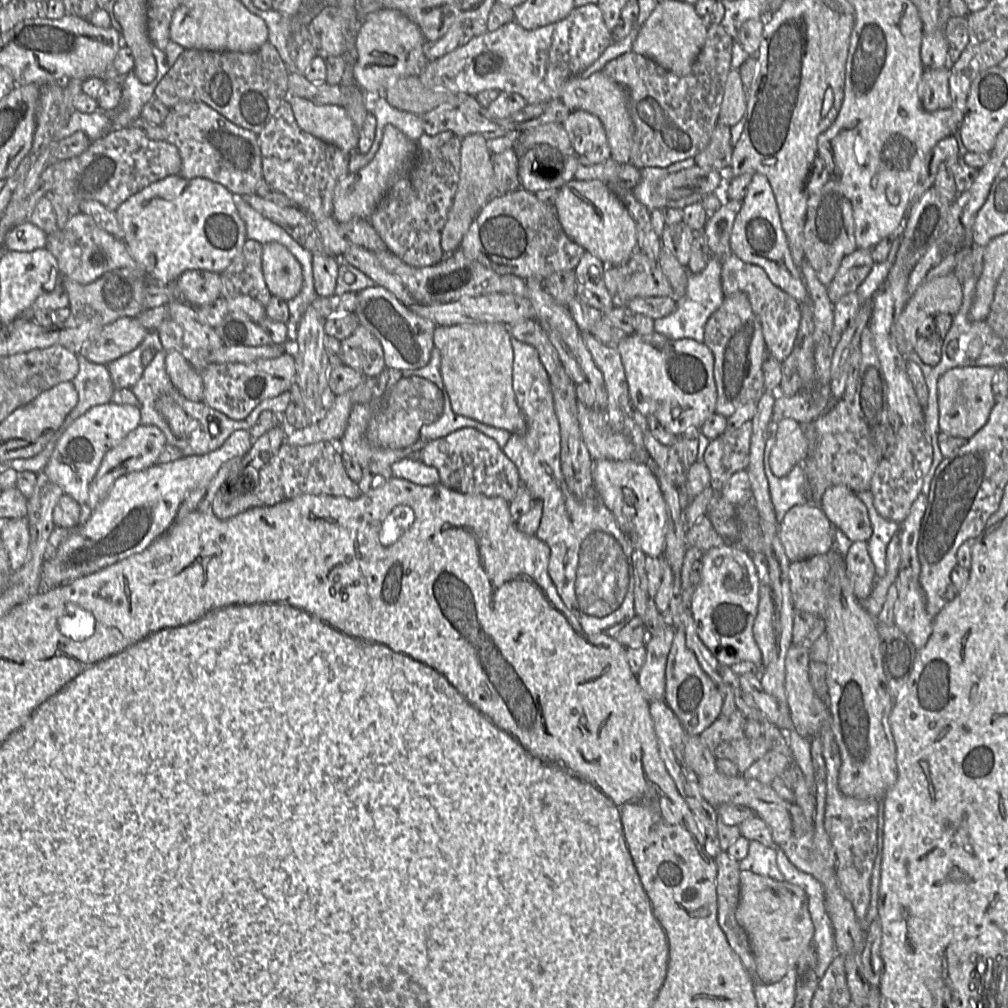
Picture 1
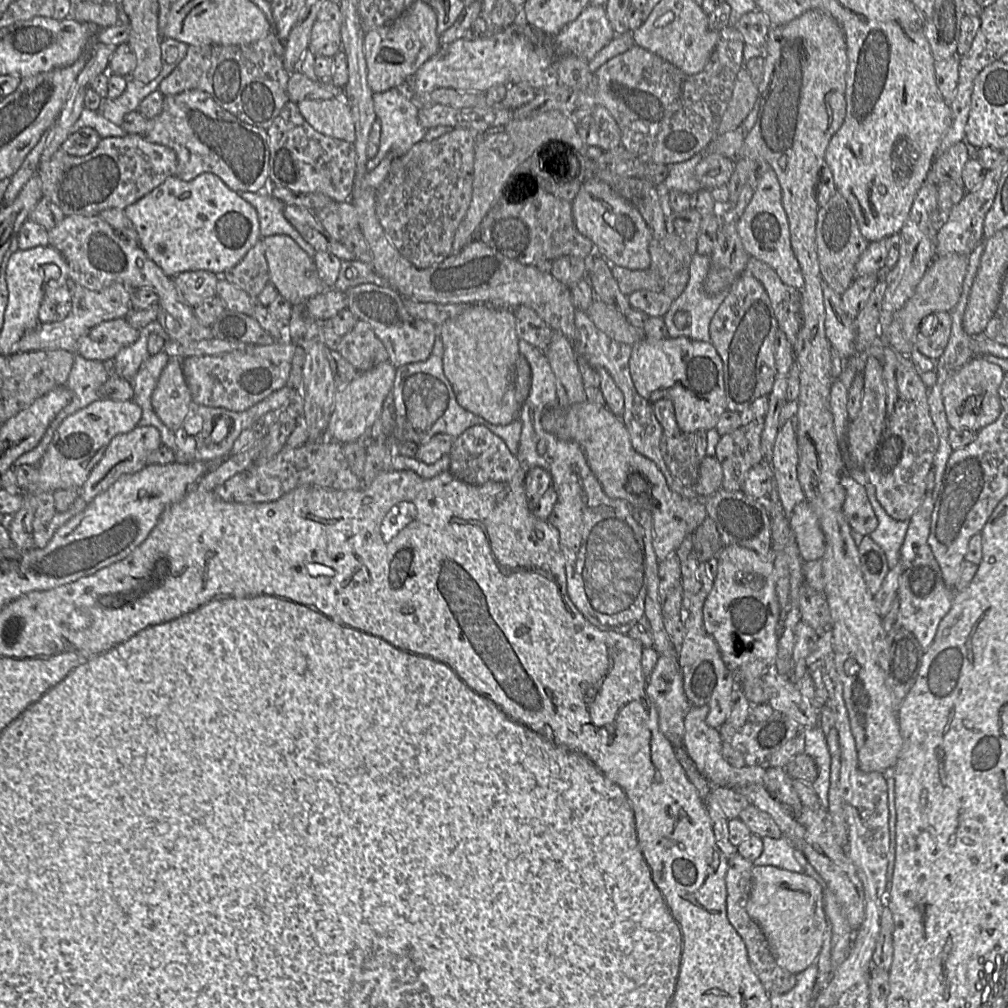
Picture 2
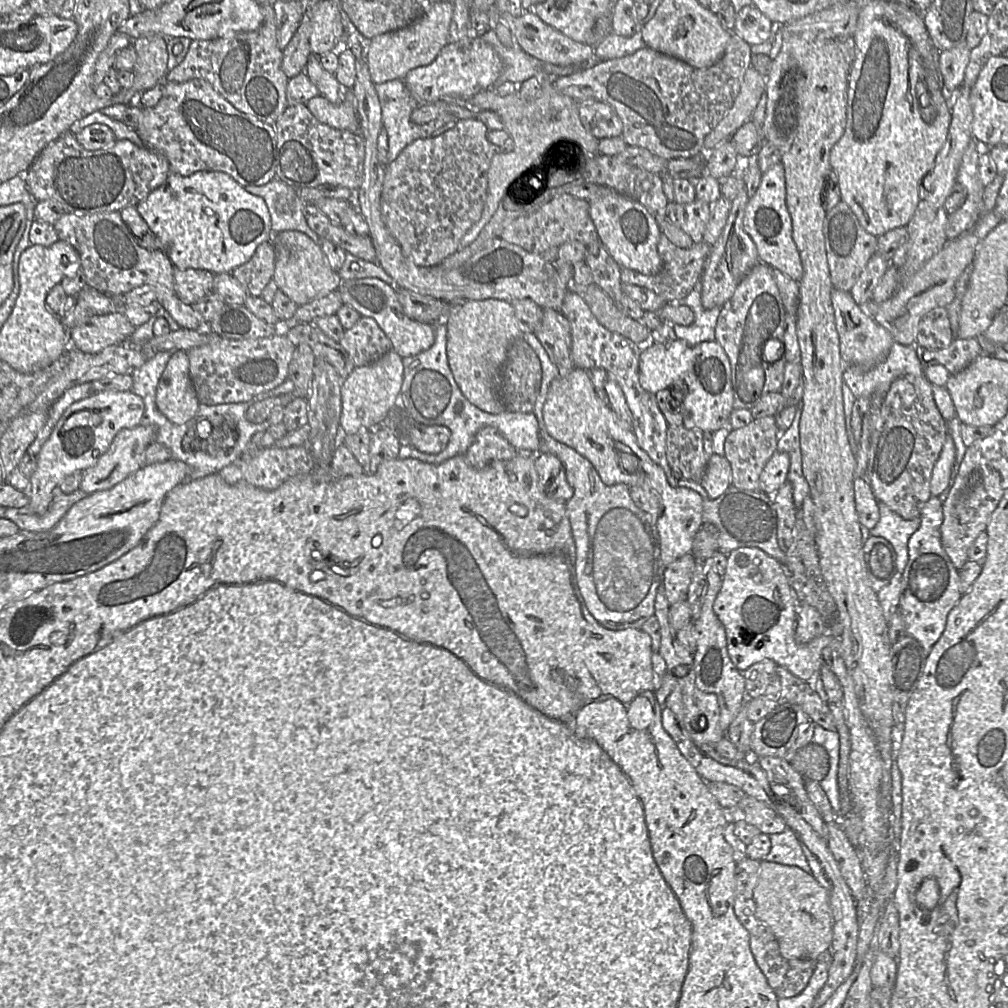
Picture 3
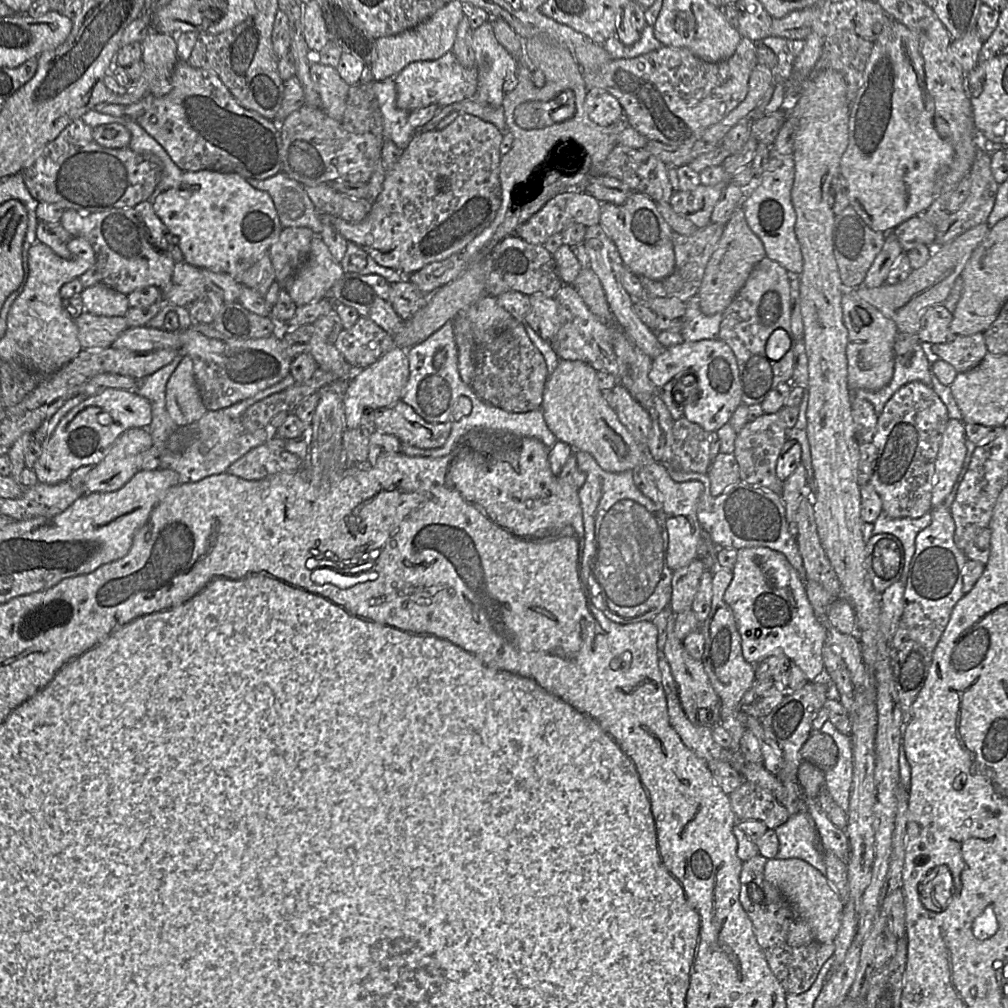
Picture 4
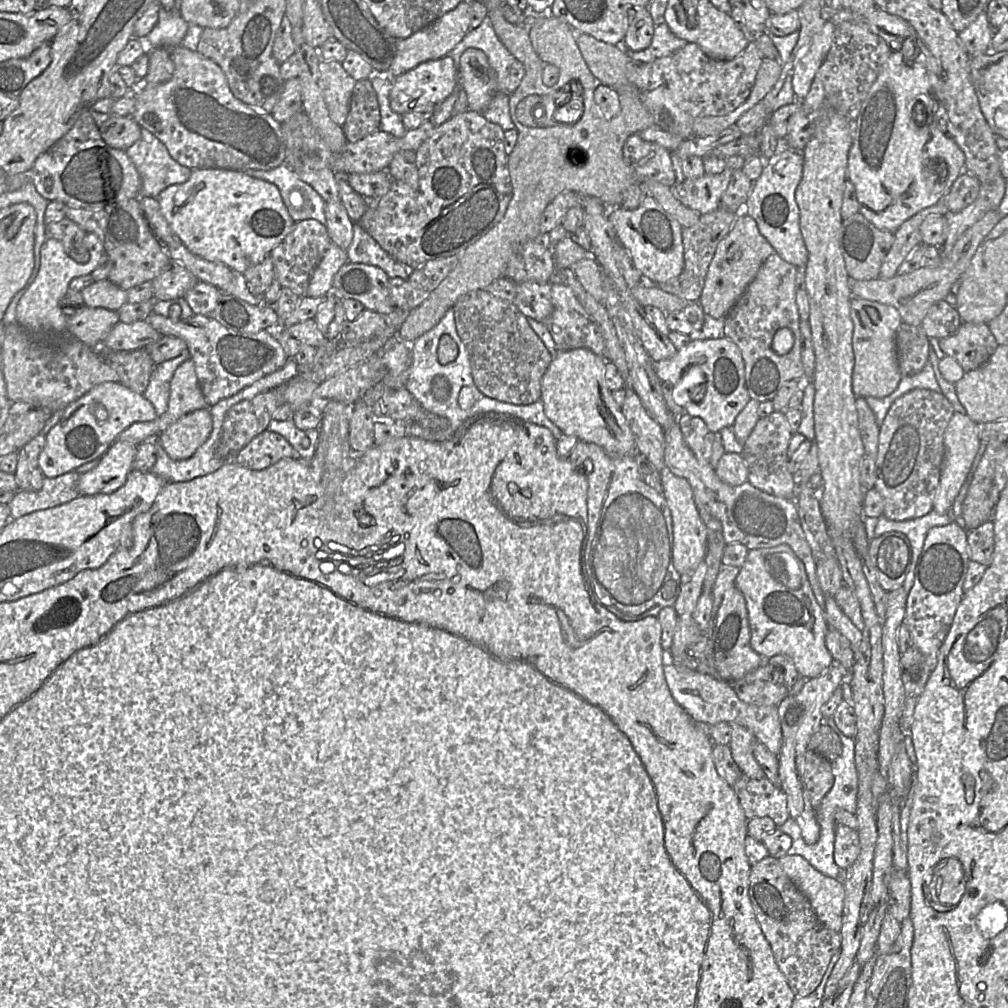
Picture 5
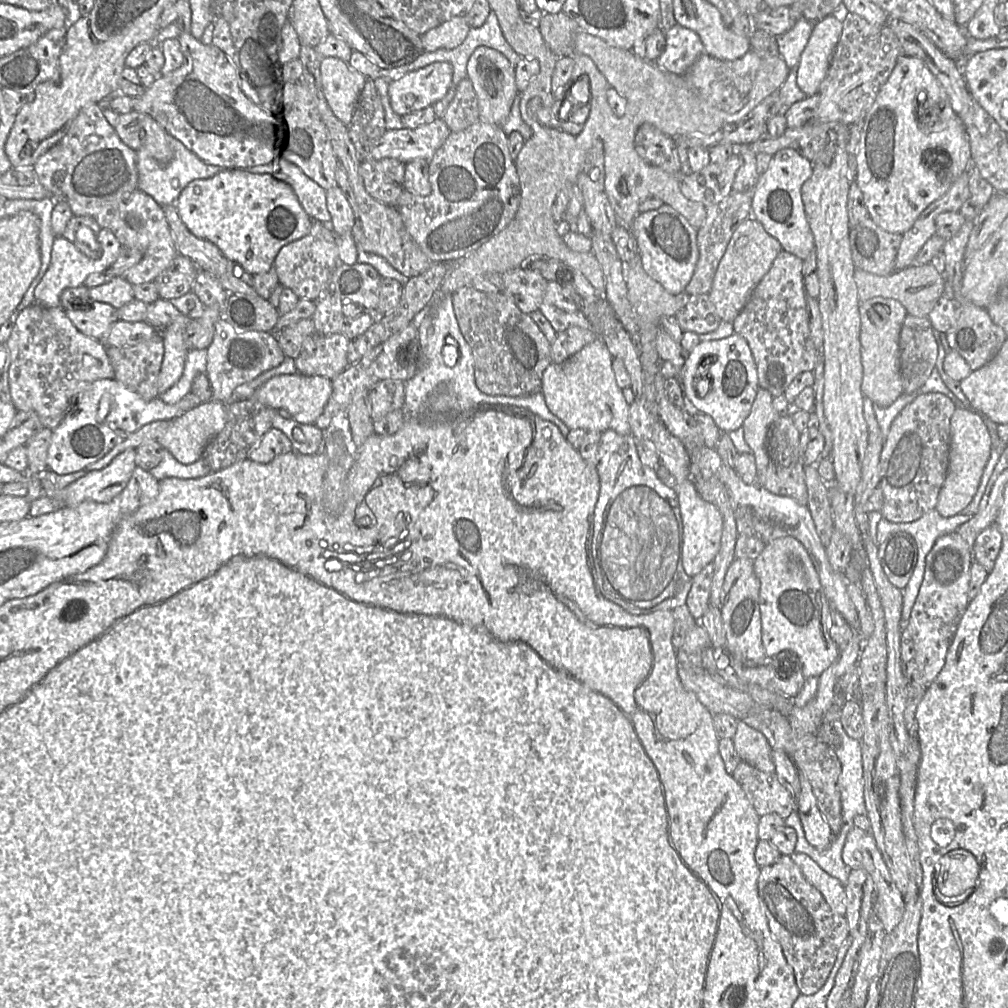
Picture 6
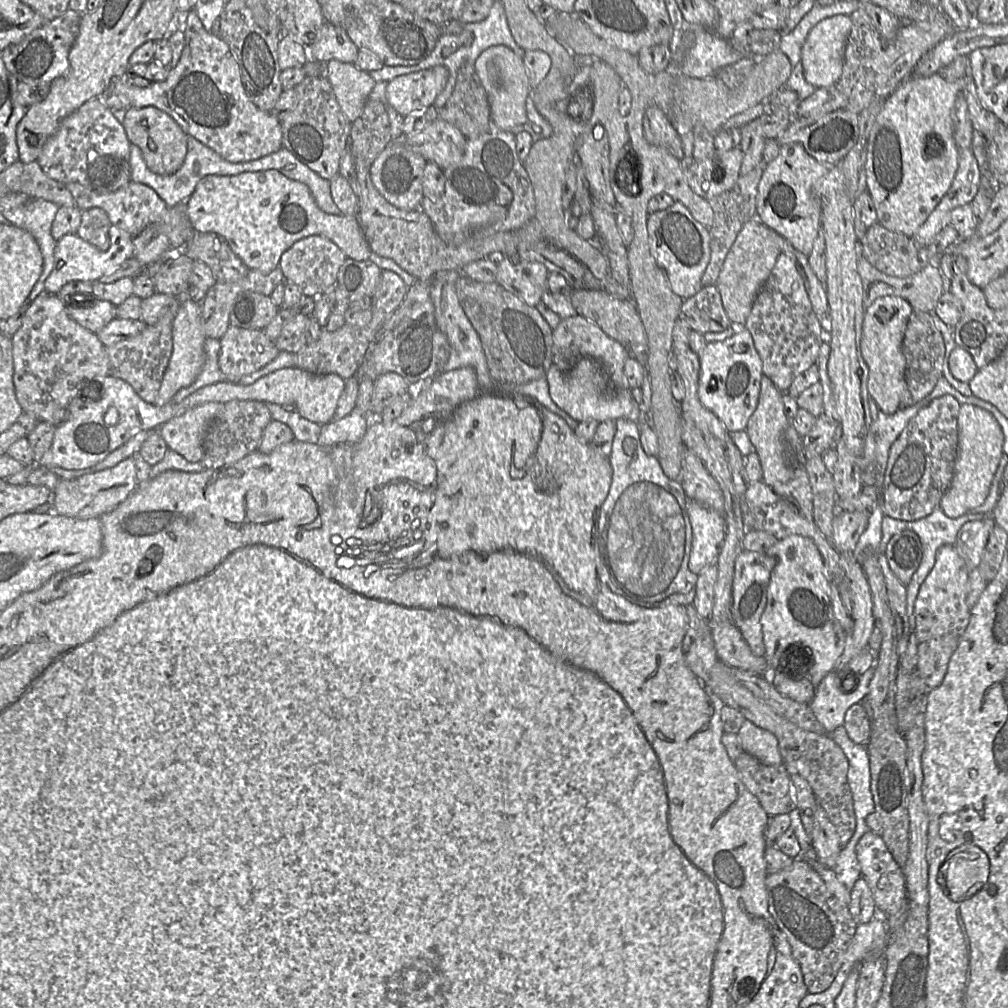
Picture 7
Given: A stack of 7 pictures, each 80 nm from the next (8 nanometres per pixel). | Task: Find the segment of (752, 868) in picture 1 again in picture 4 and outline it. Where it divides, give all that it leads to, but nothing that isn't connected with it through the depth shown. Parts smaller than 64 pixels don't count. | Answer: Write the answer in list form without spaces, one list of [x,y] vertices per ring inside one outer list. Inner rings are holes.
[[[807,812],[793,814],[775,829],[779,841],[777,859],[801,859],[824,874],[823,848],[813,819]]]

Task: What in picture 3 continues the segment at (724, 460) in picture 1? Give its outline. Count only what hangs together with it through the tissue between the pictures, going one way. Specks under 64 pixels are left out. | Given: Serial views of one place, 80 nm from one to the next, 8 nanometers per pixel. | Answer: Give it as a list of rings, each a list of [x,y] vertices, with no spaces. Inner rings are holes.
[[[776,415],[755,418],[746,426],[731,430],[724,442],[723,456],[731,465],[732,486],[759,490],[760,475],[768,460],[777,452],[777,442],[781,432]]]

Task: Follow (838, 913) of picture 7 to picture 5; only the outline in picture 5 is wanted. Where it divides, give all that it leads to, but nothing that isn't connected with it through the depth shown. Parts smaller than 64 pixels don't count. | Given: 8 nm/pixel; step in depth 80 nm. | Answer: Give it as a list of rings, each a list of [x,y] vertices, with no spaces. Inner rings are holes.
[[[767,856],[751,865],[749,876],[749,897],[757,922],[771,946],[775,961],[784,974],[795,997],[811,994],[820,984],[835,953],[840,949],[841,933],[828,929],[816,916],[809,901],[788,878],[775,857]]]

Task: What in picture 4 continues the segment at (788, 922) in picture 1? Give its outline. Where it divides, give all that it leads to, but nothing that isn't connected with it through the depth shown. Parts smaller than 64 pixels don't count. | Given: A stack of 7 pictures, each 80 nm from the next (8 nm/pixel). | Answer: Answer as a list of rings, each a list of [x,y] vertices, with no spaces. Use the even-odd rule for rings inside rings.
[[[773,858],[766,862],[764,876],[781,891],[794,912],[811,927],[813,941],[834,943],[842,923],[844,900],[821,872],[798,858]]]

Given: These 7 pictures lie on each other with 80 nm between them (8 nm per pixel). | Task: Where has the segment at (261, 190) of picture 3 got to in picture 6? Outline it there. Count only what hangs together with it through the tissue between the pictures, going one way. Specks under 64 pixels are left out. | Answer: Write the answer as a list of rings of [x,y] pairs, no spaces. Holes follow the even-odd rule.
[[[285,155],[243,169],[249,173],[268,174],[286,184],[299,204],[315,221],[330,227],[331,216],[326,205],[327,191],[300,171]]]

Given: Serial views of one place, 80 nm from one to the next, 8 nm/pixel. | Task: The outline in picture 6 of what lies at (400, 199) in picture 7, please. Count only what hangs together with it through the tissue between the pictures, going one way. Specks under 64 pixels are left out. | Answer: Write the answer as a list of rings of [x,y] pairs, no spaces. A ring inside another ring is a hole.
[[[392,158],[362,160],[360,175],[368,194],[381,203],[395,207],[405,190],[405,164]]]

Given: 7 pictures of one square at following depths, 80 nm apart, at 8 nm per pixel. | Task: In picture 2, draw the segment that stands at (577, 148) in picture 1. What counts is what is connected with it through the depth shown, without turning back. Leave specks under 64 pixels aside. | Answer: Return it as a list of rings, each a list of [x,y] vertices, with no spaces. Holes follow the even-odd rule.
[[[604,106],[581,107],[569,116],[588,147],[598,147],[603,152],[608,152],[621,144],[619,125]]]

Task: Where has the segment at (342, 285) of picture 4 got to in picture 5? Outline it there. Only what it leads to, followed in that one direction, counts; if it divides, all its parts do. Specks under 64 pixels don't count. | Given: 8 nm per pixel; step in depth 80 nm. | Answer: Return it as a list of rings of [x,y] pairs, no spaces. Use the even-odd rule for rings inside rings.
[[[344,264],[332,283],[332,294],[360,302],[364,309],[388,315],[394,308],[390,301],[389,277],[378,267],[363,264]]]

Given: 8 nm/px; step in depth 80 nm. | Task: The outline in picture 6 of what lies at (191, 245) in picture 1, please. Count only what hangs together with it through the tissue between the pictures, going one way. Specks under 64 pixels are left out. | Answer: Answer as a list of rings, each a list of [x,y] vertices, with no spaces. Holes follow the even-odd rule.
[[[226,169],[218,172],[213,177],[193,180],[181,191],[174,207],[177,209],[182,222],[194,236],[214,244],[227,260],[239,264],[250,275],[268,271],[268,269],[273,266],[275,256],[279,249],[291,239],[308,231],[314,221],[308,213],[299,206],[291,189],[282,181],[268,174],[249,173],[243,169]]]

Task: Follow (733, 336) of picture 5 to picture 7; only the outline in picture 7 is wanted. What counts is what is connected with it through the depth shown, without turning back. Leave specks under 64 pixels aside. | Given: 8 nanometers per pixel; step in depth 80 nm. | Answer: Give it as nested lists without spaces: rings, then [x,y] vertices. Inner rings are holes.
[[[782,252],[758,292],[744,324],[762,361],[762,373],[783,393],[793,380],[815,364],[822,342],[822,326],[795,262]]]

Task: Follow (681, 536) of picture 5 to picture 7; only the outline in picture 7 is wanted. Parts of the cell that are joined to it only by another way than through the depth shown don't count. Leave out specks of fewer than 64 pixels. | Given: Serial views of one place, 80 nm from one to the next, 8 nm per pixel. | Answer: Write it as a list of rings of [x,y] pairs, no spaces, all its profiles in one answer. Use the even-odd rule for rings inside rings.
[[[686,496],[686,510],[692,527],[693,541],[689,557],[688,568],[694,574],[699,574],[710,565],[715,565],[718,555],[724,543],[726,524],[724,517],[695,500],[689,500]]]

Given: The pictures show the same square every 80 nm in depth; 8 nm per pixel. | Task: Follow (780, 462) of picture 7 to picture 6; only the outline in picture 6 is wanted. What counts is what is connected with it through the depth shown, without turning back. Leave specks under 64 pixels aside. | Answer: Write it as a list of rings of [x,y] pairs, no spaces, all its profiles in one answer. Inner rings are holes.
[[[759,388],[751,411],[742,425],[744,439],[756,459],[759,477],[770,463],[766,445],[767,438],[771,426],[779,416],[773,407],[773,399],[774,397],[768,390]]]

